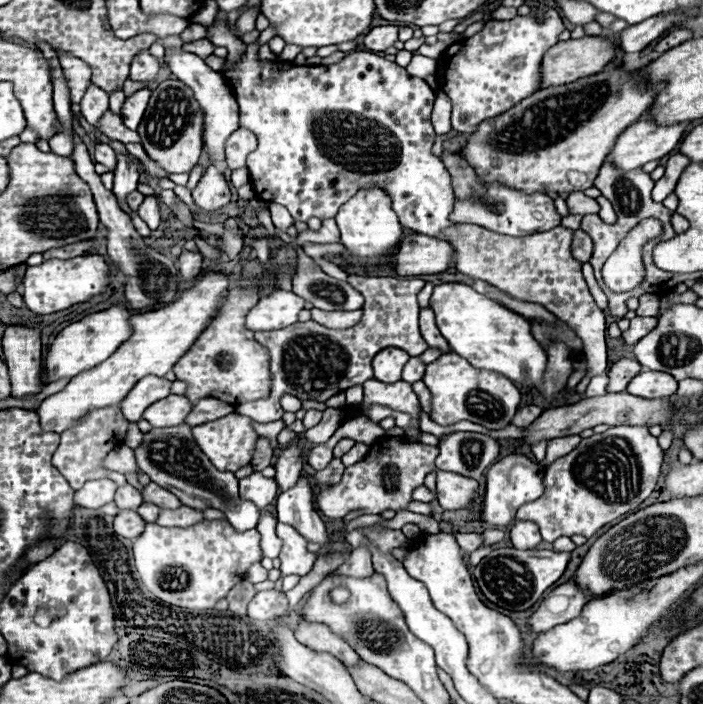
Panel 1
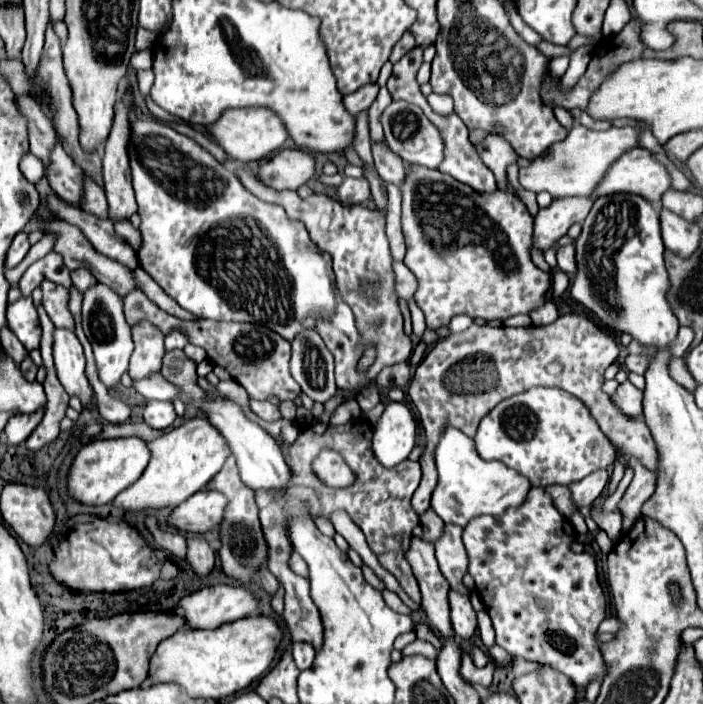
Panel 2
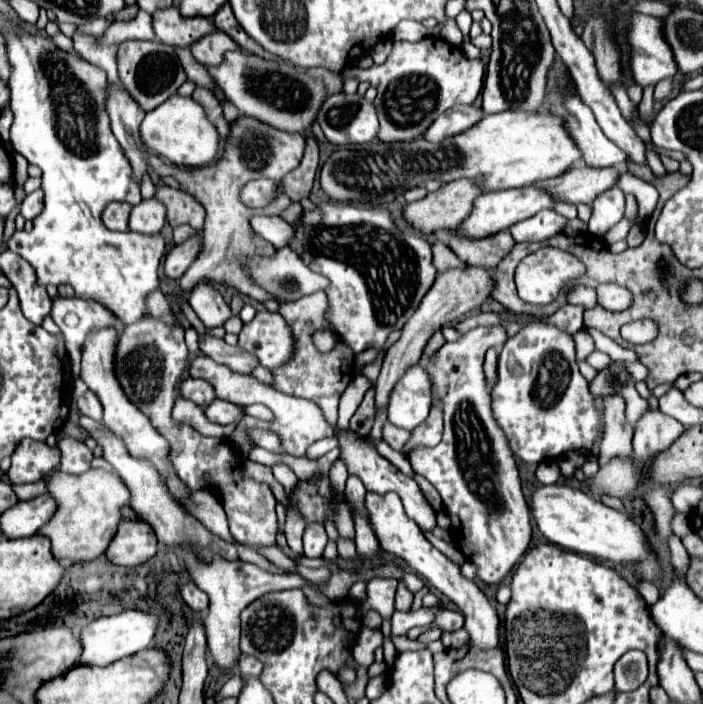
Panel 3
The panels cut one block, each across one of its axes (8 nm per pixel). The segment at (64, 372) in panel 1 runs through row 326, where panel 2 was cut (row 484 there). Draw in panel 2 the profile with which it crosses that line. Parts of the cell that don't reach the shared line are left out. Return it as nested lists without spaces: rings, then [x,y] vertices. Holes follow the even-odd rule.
[[[130,436],[130,438],[114,438],[114,440],[96,440],[86,444],[72,460],[66,486],[68,494],[84,504],[84,506],[102,506],[112,502],[124,488],[134,484],[148,466],[150,450],[146,448],[146,442],[142,438]]]

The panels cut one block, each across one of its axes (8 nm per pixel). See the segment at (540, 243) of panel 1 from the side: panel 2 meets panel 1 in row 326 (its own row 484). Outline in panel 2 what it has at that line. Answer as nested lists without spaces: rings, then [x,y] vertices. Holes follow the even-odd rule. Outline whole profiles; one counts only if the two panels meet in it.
[[[598,470],[598,472],[588,474],[588,476],[582,478],[580,482],[570,484],[568,488],[572,490],[574,504],[576,504],[578,508],[590,506],[590,504],[602,494],[606,482],[608,482],[608,472],[606,472],[606,470]]]

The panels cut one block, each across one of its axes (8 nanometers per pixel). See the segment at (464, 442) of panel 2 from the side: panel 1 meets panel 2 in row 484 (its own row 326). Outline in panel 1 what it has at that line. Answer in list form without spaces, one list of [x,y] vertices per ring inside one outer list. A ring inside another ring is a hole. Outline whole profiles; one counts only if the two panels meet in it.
[[[456,282],[434,286],[430,306],[436,314],[436,326],[450,344],[452,352],[466,358],[474,368],[502,374],[518,386],[538,390],[548,358],[538,340],[534,340],[528,320],[496,304],[484,294],[478,294],[472,286]]]

